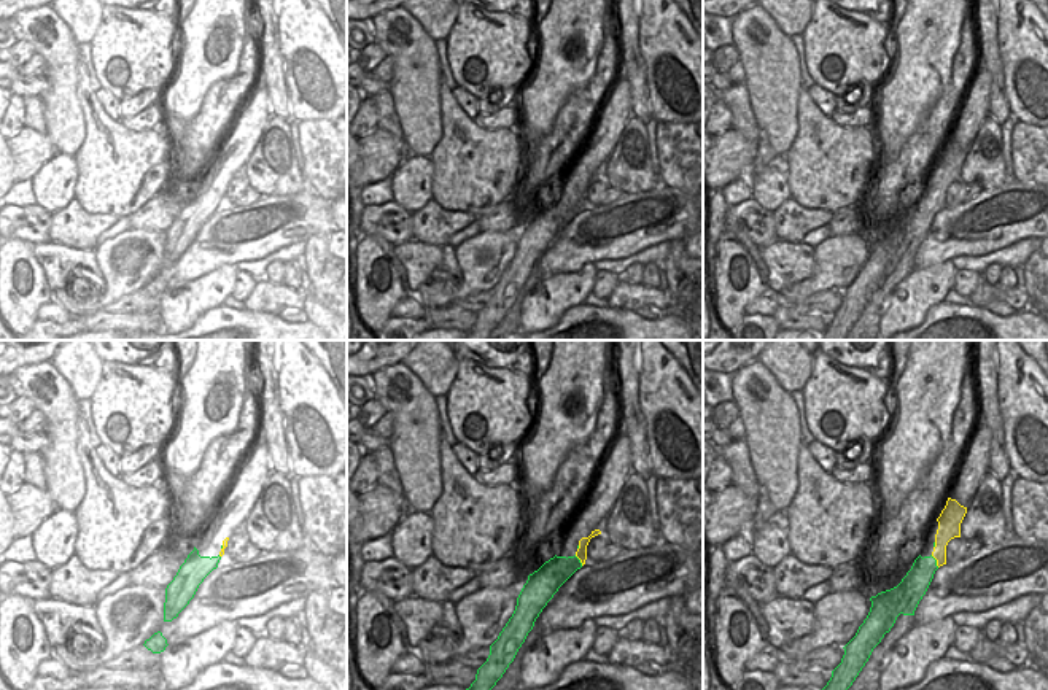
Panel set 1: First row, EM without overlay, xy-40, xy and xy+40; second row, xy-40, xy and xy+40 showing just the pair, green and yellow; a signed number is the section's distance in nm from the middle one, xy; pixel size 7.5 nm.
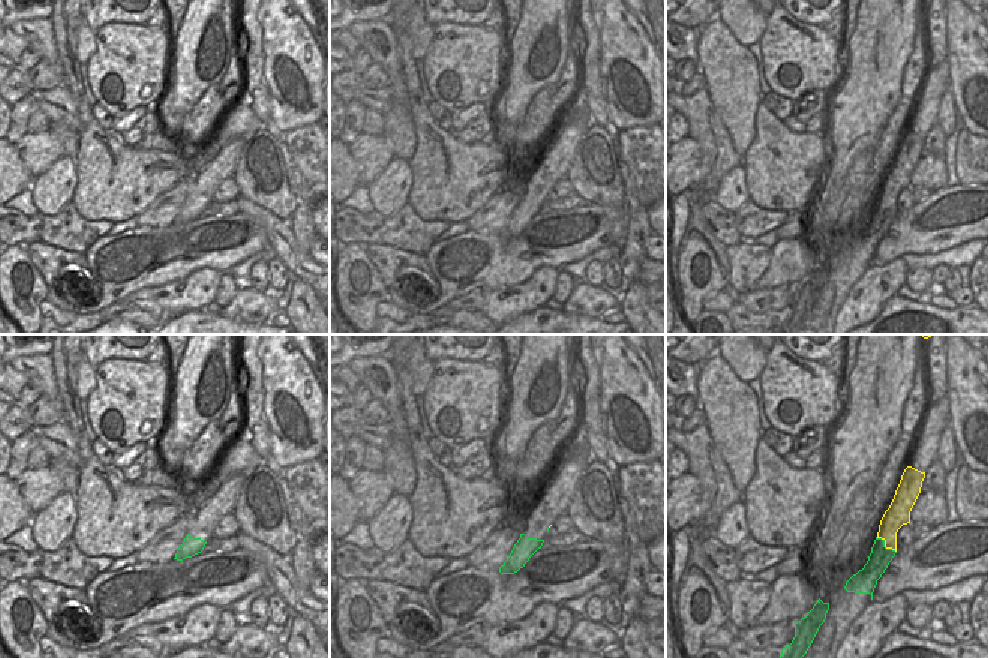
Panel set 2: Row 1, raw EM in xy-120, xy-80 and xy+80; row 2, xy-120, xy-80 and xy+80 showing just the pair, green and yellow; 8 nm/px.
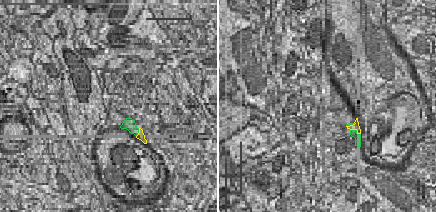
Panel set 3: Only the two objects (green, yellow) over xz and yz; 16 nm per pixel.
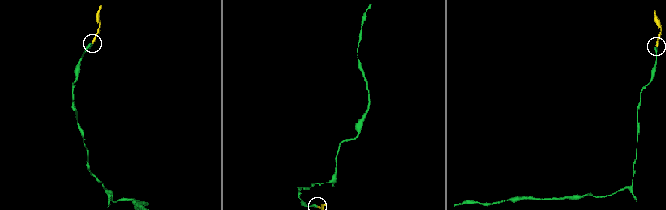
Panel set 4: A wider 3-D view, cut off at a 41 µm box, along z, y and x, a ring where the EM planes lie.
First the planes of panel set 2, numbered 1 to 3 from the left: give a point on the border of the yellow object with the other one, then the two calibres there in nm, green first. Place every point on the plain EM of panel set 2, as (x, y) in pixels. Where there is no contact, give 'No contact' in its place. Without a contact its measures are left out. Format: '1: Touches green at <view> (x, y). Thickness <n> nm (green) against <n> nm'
1: No contact
2: No contact
3: Touches green at xy+80 (883, 210). Thickness 170 nm (green) against 180 nm.

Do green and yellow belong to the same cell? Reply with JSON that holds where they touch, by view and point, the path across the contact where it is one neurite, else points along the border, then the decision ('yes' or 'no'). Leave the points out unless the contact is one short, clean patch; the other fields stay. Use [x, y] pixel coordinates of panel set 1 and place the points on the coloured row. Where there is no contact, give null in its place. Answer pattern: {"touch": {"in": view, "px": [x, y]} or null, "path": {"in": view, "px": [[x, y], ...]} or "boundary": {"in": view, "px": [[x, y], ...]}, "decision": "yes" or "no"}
{"touch": {"in": "xy+40", "px": [935, 562]}, "boundary": {"in": "xy+40", "px": [[931, 555], [939, 566]]}, "decision": "no"}

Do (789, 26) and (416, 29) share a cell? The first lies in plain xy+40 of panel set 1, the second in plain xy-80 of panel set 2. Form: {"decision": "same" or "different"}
{"decision": "same"}

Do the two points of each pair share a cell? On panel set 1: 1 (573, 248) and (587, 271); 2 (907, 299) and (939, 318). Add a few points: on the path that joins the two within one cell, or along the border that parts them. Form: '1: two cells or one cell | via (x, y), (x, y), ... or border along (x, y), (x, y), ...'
1: two cells | border along (592, 263), (549, 279)
2: two cells | border along (942, 301), (934, 304), (919, 323)

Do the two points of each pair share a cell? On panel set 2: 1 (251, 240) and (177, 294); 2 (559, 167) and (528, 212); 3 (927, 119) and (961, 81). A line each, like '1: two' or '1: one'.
1: two
2: one
3: two

